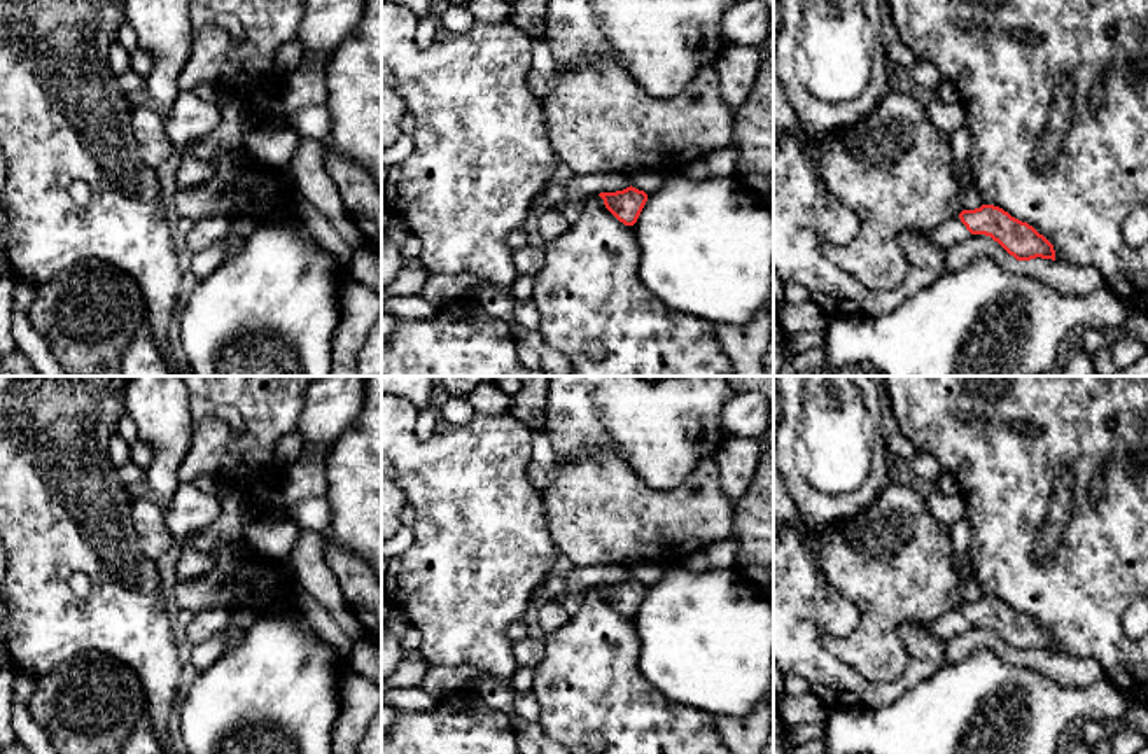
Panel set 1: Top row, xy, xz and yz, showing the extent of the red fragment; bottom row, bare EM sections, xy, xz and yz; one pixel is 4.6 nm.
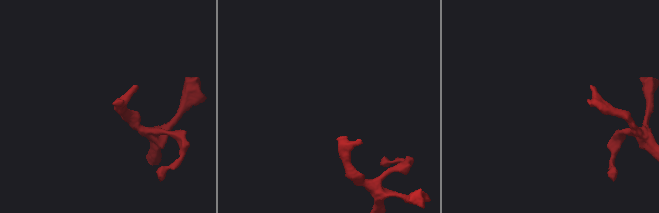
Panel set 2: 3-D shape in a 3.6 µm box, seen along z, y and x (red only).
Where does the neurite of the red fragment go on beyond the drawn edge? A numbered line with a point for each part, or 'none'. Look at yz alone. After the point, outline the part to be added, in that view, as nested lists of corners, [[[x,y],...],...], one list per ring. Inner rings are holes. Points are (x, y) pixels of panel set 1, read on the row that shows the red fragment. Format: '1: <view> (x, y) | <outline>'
1: yz (952, 231) | [[[954,217],[936,229],[931,229],[926,233],[926,238],[931,245],[948,250],[950,247],[964,241],[971,233],[966,229],[966,226],[961,222],[959,217]]]

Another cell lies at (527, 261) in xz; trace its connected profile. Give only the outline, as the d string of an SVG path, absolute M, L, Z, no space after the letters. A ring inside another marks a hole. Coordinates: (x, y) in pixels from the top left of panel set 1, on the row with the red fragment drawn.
M541 241L513 250L513 271L516 276L534 276L541 271L546 252Z

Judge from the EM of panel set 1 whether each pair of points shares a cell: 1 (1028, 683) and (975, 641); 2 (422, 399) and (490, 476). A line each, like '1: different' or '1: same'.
1: different
2: different

